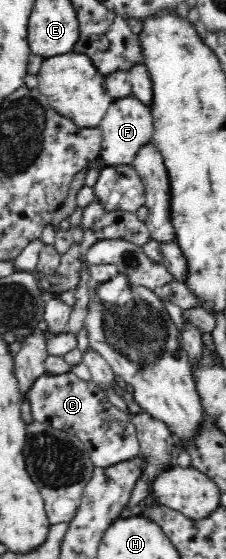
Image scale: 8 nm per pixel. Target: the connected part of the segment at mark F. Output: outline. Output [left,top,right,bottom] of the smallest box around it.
[99,94,153,166]

